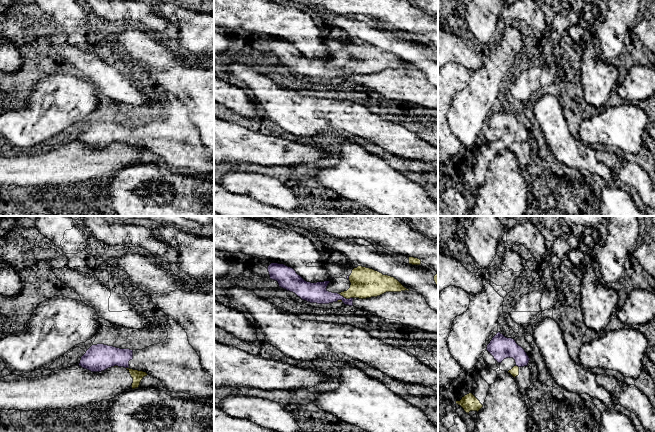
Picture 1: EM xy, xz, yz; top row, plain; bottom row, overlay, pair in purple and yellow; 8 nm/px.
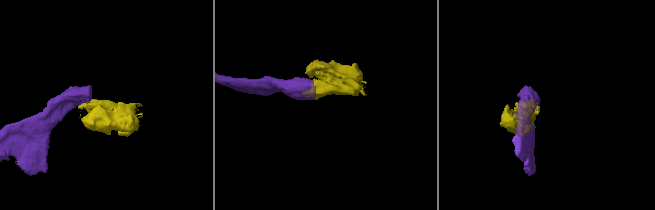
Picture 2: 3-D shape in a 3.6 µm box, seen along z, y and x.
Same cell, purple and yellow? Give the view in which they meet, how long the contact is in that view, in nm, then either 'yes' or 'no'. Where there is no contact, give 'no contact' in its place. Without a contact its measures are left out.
xz | 130 nm | no

